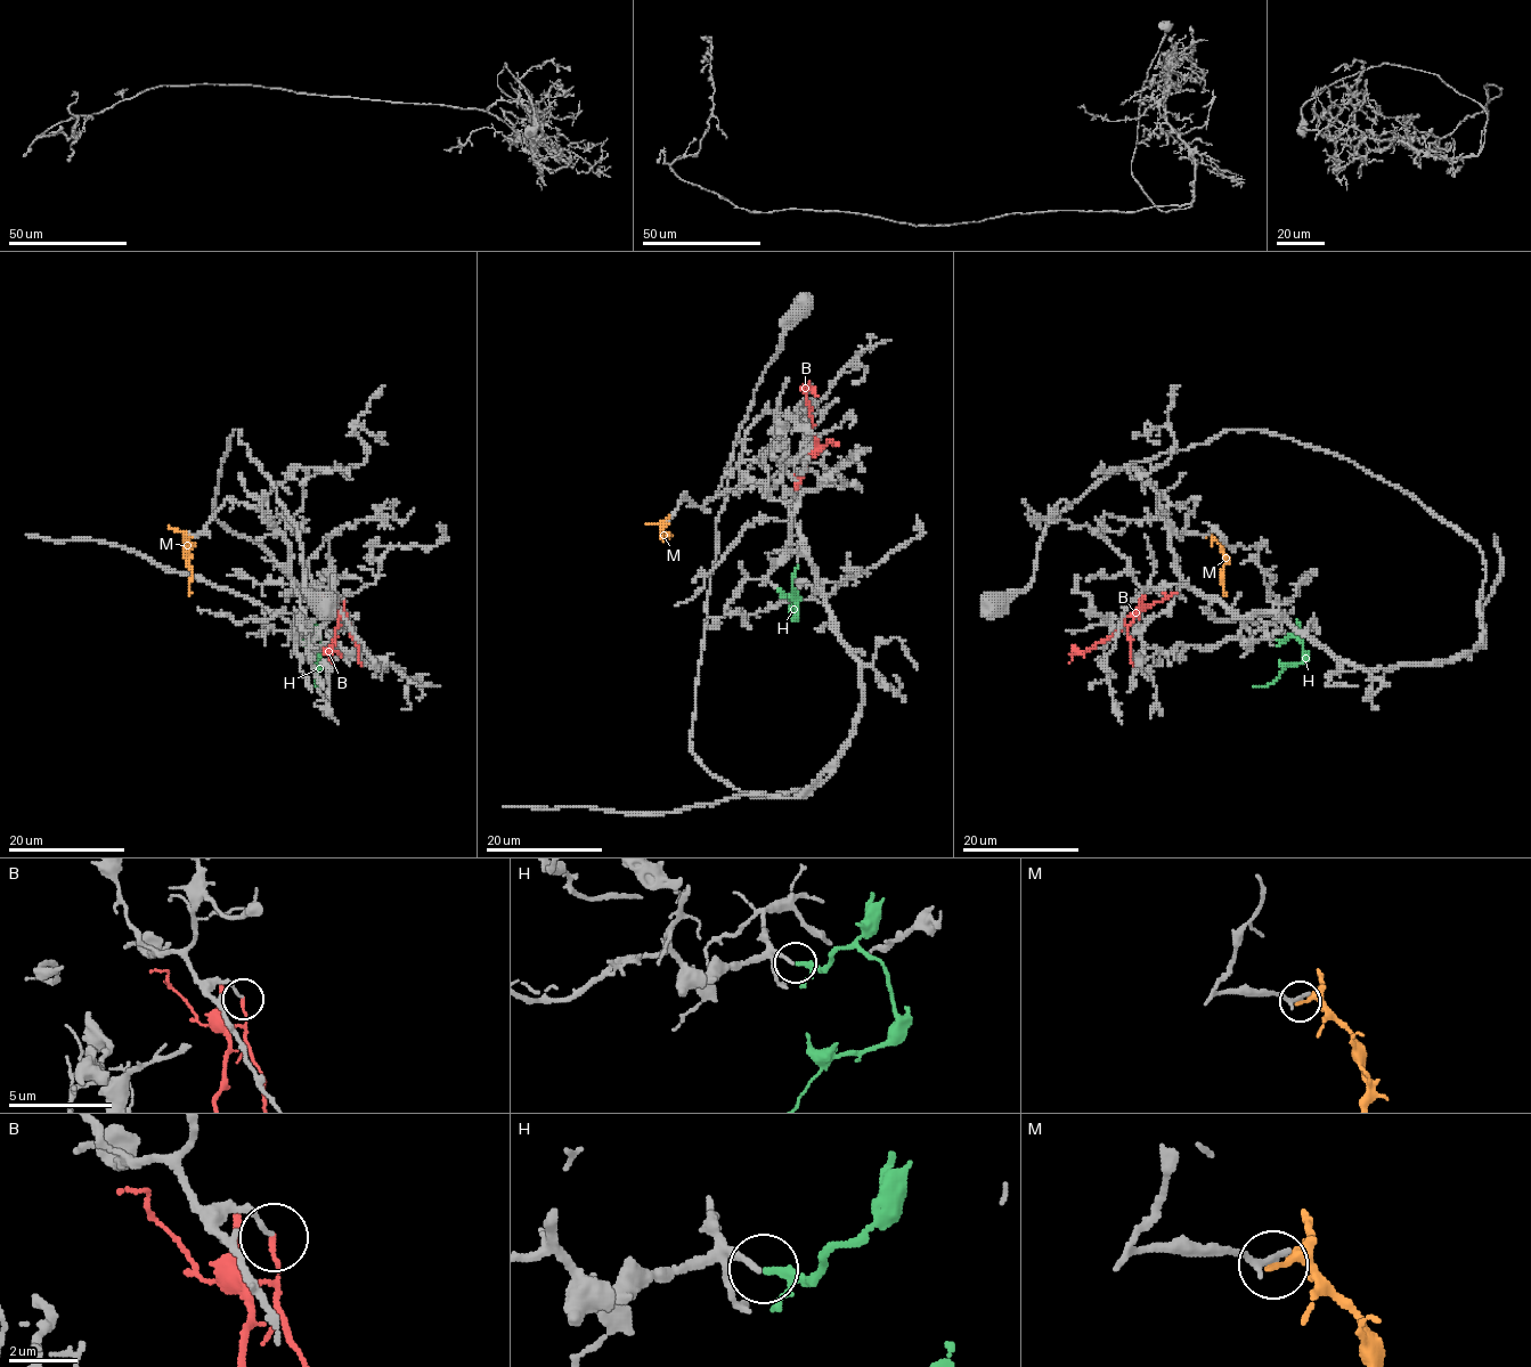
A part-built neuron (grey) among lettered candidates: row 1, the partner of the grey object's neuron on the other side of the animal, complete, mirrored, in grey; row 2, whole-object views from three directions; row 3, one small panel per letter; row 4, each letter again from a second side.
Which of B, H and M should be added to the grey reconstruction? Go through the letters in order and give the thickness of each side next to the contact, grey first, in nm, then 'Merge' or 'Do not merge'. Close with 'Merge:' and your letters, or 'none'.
B: Thickness 140 nm (grey) against 130 nm. Do not merge
H: Thickness 190 nm (grey) against 140 nm. Merge
M: Thickness 180 nm (grey) against 130 nm. Do not merge
Merge: H

